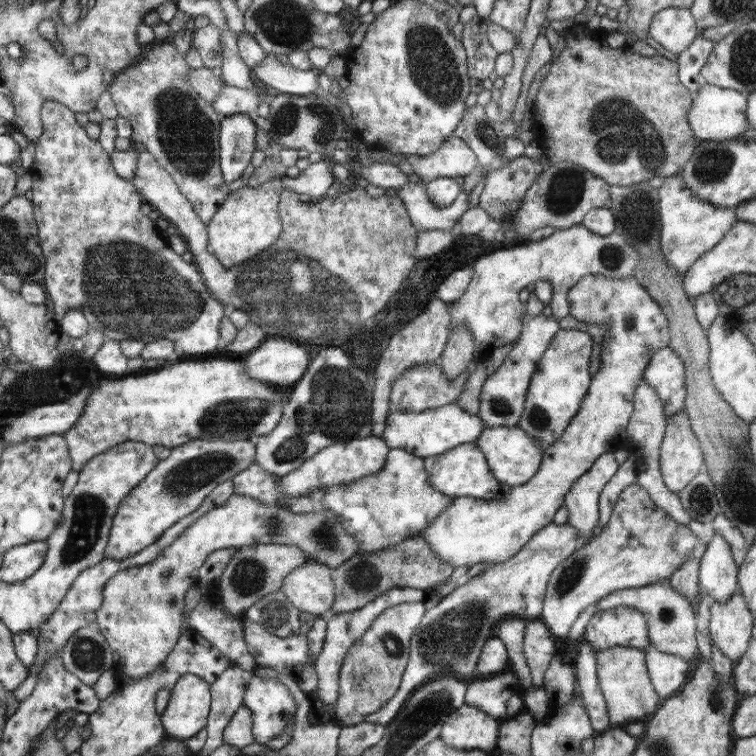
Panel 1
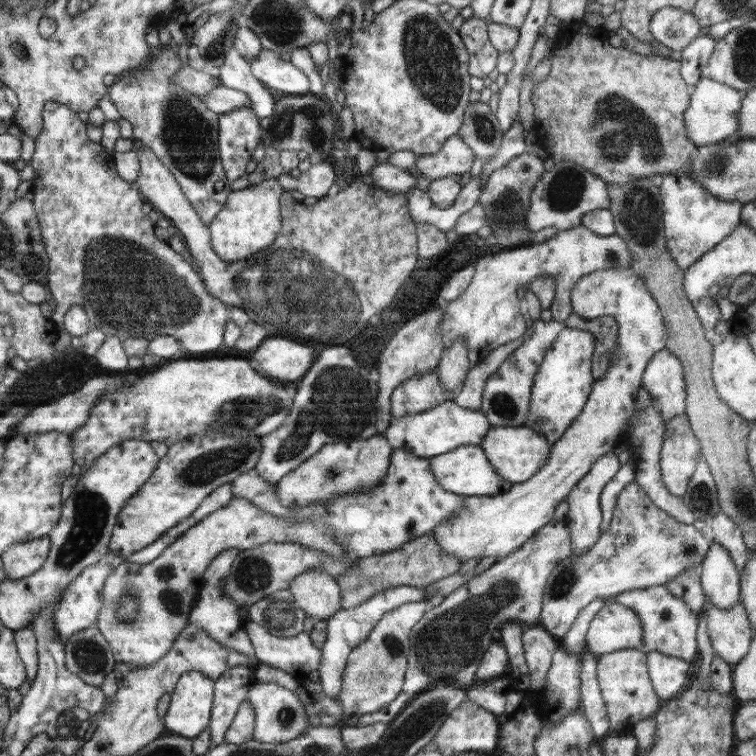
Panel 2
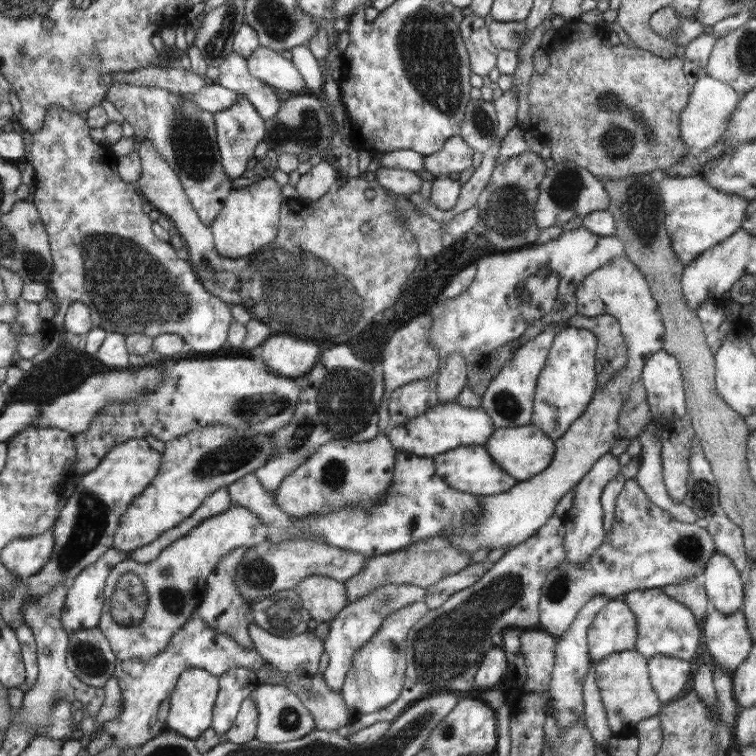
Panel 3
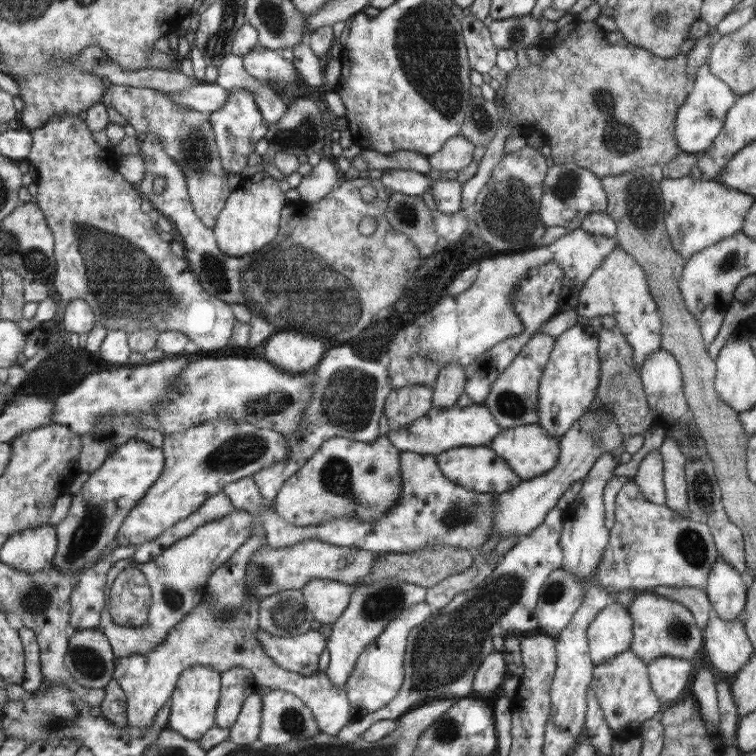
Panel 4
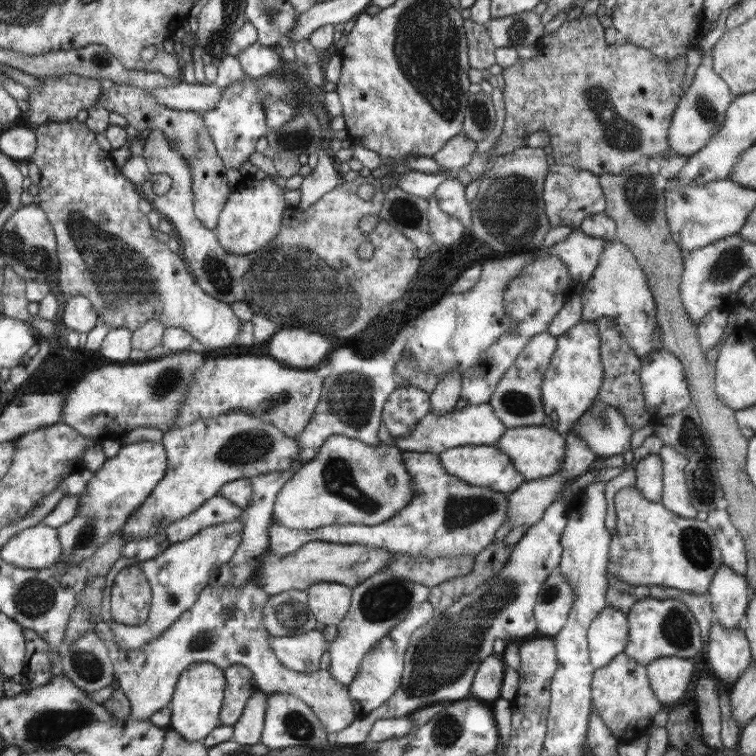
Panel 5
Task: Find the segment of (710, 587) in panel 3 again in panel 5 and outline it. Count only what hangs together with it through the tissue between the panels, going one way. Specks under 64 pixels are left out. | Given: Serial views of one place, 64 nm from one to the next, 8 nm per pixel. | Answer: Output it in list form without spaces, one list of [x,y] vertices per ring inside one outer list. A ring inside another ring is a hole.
[[[725,564],[719,568],[719,572],[715,572],[707,592],[713,612],[717,614],[717,622],[725,628],[741,626],[753,596],[755,590],[749,586],[749,582],[745,582],[745,576]]]

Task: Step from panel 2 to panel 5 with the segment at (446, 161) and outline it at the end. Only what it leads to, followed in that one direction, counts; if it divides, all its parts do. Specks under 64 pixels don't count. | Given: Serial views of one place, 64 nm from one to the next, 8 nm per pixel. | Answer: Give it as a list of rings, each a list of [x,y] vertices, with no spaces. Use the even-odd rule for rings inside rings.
[[[459,134],[459,136],[453,136],[439,152],[435,152],[435,158],[437,164],[441,164],[441,168],[445,172],[449,170],[459,170],[459,168],[465,168],[471,160],[473,160],[473,154],[475,154],[475,144],[477,140],[469,138],[467,134]]]

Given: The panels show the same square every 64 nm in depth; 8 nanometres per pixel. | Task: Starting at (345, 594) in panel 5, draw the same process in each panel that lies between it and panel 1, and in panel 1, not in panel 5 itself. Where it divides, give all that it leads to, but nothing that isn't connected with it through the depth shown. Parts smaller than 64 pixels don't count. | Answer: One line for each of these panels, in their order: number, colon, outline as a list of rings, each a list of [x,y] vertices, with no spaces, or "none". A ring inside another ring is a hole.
1: [[[311,560],[283,578],[281,592],[285,592],[285,596],[301,612],[327,618],[333,612],[333,604],[337,596],[331,572],[333,568]]]
2: [[[311,568],[299,574],[287,590],[293,592],[299,608],[315,620],[327,620],[341,610],[341,586],[323,568]]]
3: [[[309,576],[301,580],[293,590],[297,590],[303,608],[307,608],[317,622],[329,624],[349,604],[345,584],[329,576]]]
4: [[[309,580],[301,588],[307,610],[313,612],[319,624],[335,624],[337,618],[347,610],[353,590],[353,586],[337,580]]]

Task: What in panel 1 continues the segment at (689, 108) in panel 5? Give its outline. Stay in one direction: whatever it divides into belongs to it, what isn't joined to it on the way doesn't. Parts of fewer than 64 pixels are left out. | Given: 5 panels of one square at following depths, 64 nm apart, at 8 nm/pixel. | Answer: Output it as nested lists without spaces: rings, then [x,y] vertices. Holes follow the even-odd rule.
[[[705,82],[697,90],[697,94],[693,94],[693,104],[691,110],[687,112],[687,120],[697,140],[715,140],[715,142],[735,140],[739,134],[751,128],[747,122],[745,108],[747,108],[747,94]]]

